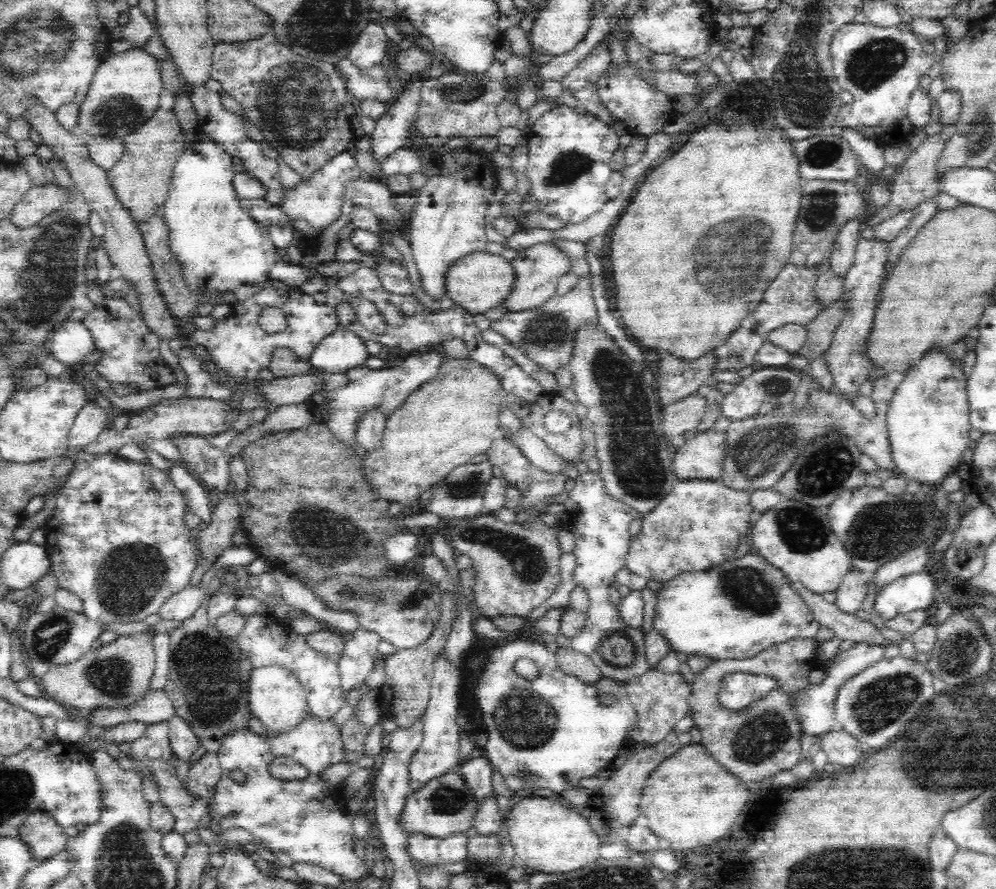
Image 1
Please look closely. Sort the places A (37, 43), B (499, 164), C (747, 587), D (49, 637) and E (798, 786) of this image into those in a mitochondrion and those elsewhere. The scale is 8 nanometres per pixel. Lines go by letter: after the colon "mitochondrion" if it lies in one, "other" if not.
A: mitochondrion
B: other
C: mitochondrion
D: mitochondrion
E: other

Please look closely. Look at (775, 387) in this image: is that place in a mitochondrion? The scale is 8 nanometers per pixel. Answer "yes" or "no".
yes

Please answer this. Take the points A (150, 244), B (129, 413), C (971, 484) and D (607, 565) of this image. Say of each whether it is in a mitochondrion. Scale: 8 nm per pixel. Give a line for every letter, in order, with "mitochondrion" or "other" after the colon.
A: other
B: other
C: other
D: other

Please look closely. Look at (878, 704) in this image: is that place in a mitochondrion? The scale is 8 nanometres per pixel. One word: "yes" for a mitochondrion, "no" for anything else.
yes

